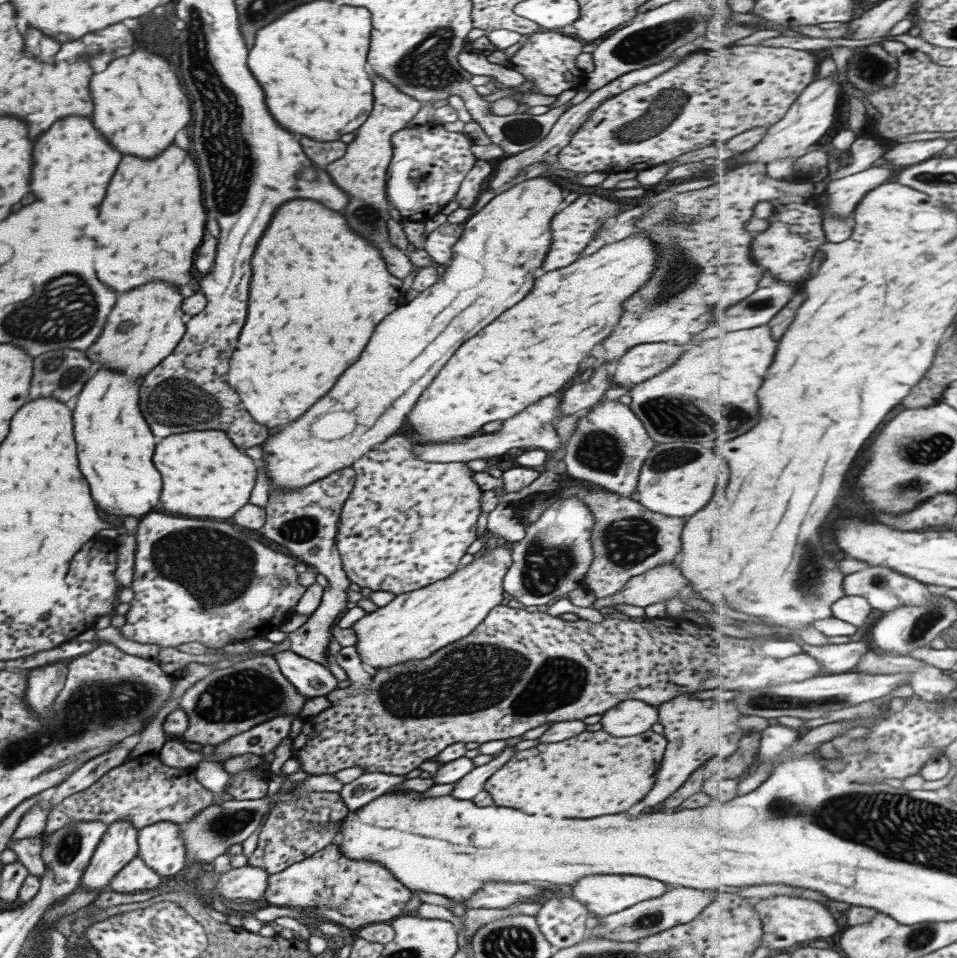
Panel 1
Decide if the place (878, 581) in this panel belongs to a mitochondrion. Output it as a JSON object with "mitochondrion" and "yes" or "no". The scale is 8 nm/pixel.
{"mitochondrion":"yes"}

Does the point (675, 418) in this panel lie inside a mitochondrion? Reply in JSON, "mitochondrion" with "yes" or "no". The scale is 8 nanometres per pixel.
{"mitochondrion":"yes"}

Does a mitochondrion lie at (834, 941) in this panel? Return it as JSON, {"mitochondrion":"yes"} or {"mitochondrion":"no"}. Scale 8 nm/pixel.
{"mitochondrion":"no"}

